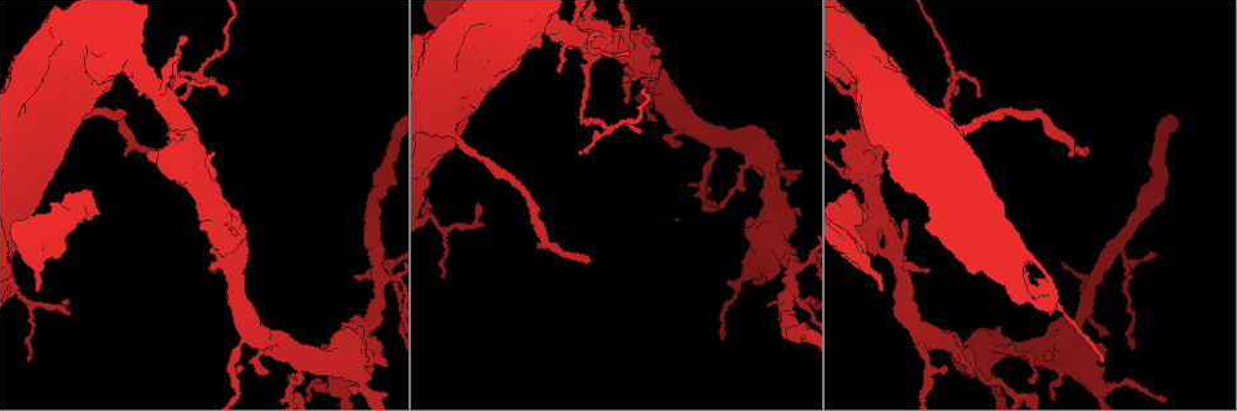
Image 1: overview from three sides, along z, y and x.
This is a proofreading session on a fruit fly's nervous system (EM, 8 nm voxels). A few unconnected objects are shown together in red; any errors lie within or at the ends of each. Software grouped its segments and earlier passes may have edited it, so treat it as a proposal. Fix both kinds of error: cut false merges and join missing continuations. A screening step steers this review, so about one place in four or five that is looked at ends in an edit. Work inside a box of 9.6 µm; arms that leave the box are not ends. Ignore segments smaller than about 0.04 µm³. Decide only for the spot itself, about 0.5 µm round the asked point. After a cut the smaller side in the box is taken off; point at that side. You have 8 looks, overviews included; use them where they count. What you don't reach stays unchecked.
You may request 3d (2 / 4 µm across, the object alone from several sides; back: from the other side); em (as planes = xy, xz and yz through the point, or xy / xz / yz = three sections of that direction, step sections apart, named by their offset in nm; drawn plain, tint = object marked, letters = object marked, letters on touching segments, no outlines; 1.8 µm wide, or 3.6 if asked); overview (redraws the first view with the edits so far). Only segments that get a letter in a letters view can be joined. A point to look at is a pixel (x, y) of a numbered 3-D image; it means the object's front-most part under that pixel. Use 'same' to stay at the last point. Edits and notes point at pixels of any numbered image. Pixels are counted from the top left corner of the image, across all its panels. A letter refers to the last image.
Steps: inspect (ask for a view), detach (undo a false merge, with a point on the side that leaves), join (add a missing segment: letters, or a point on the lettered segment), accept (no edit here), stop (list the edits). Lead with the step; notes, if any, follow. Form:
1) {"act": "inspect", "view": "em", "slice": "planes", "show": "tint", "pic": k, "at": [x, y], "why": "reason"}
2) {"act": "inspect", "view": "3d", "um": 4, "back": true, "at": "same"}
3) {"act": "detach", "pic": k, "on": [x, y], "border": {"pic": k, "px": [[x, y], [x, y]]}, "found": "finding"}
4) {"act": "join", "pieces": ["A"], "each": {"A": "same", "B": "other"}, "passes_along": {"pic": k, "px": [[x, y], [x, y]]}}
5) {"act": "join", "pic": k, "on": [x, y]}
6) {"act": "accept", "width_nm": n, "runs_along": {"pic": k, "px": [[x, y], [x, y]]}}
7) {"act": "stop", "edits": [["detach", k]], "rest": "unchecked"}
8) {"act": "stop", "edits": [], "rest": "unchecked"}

{"act": "inspect", "view": "3d", "um": 4, "back": true, "pic": 1, "at": [184, 142], "why": "calibre changes"}

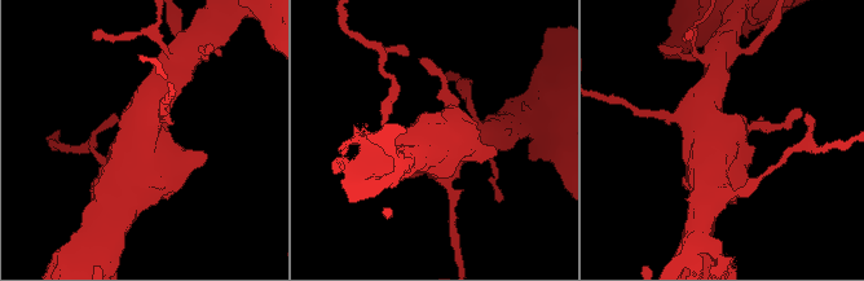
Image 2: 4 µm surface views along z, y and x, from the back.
{"act": "inspect", "view": "em", "slice": "planes", "show": "letters", "pic": 2, "at": [735, 135]}

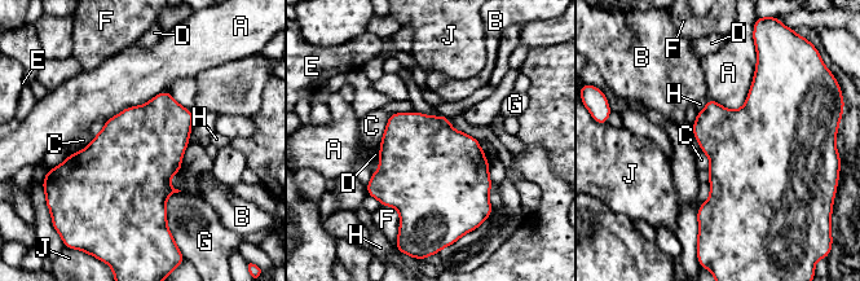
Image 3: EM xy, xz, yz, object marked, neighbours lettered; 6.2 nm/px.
{"act": "accept", "width_nm": 480, "each": {"A": "other", "B": "other", "C": "other", "D": "other", "E": "other", "F": "other", "G": "other", "H": "other", "J": "other"}, "border": {"pic": 3, "px": [[414, 110], [395, 112], [379, 144]]}, "found": "one neuron here"}

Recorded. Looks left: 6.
{"act": "inspect", "view": "3d", "um": 4, "pic": 1, "at": [881, 291], "why": "free end"}

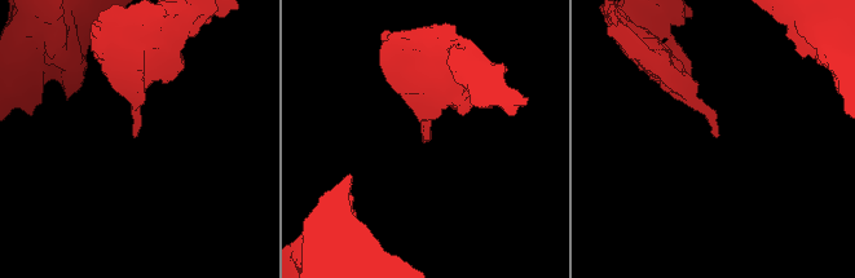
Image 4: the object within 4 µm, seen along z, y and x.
{"act": "inspect", "view": "em", "slice": "planes", "show": "letters", "pic": 4, "at": [135, 134]}

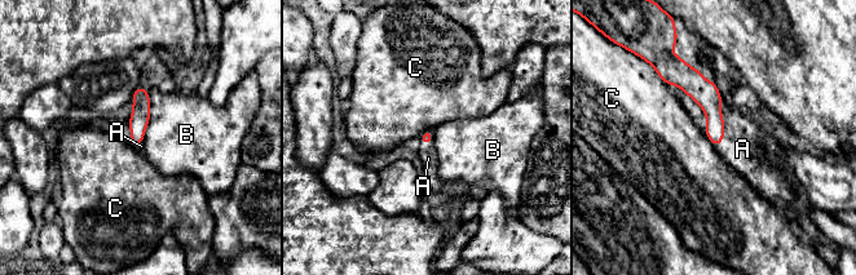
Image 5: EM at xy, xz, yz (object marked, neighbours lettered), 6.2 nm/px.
{"act": "join", "pieces": ["A"], "each": {"A": "same", "B": "other", "C": "other"}, "passes_along": {"pic": 5, "px": [[704, 92], [723, 125], [742, 149]]}, "found": "it goes on there"}

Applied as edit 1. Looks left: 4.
{"act": "inspect", "view": "overview"}

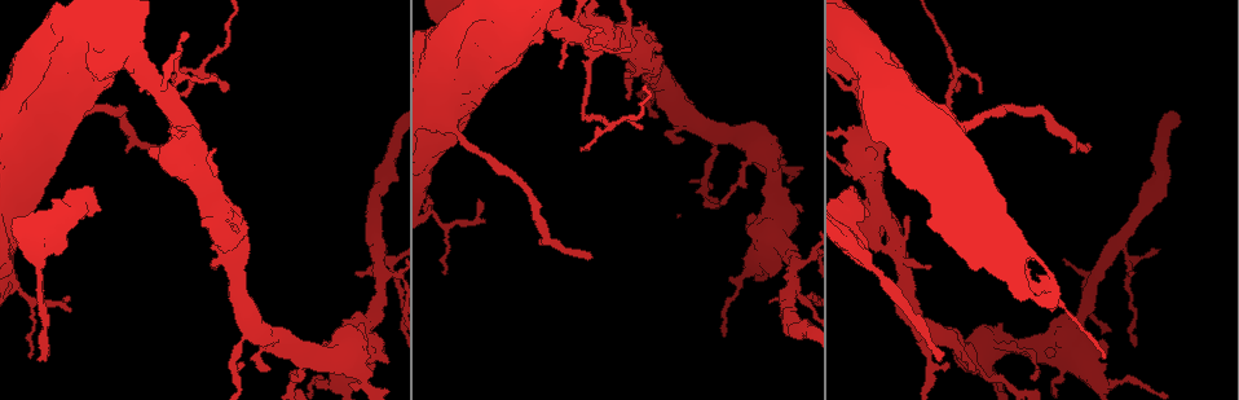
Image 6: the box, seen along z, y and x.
{"act": "inspect", "view": "3d", "um": 4, "pic": 6, "at": [40, 360], "why": "thin end"}

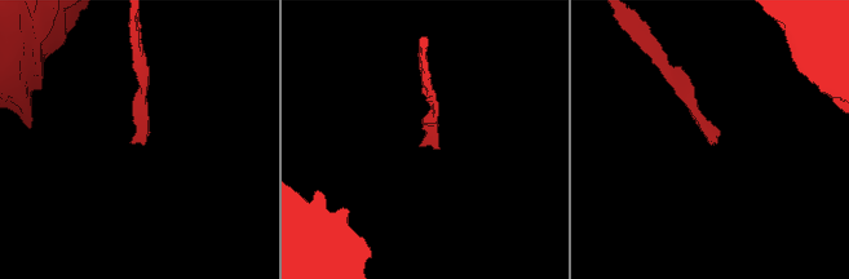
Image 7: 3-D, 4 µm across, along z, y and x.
{"act": "inspect", "view": "em", "slice": "yz", "step": 4, "show": "tint", "pic": 7, "at": [132, 142], "why": "shape alone is not enough"}

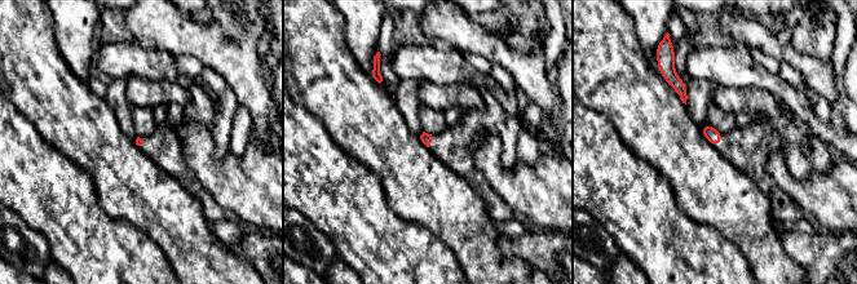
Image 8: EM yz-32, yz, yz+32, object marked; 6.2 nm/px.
{"act": "inspect", "view": "em", "slice": "planes", "show": "letters", "at": "same"}

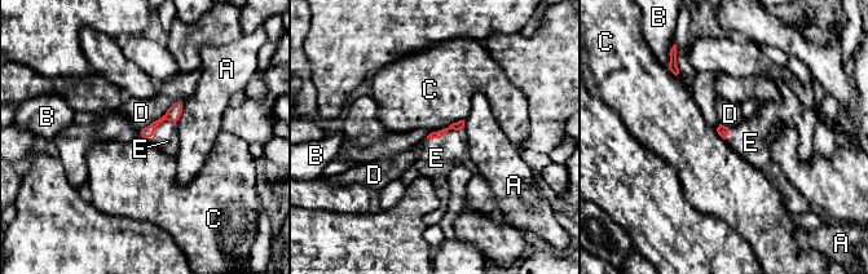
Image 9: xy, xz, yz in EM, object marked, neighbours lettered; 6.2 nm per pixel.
{"act": "join", "pieces": ["E"], "each": {"A": "other", "B": "other", "C": "other", "D": "other", "E": "same"}, "found": "it goes on there"}

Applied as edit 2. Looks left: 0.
{"act": "stop", "edits": [["join", 5], ["join", 9]], "rest": "unchecked"}

